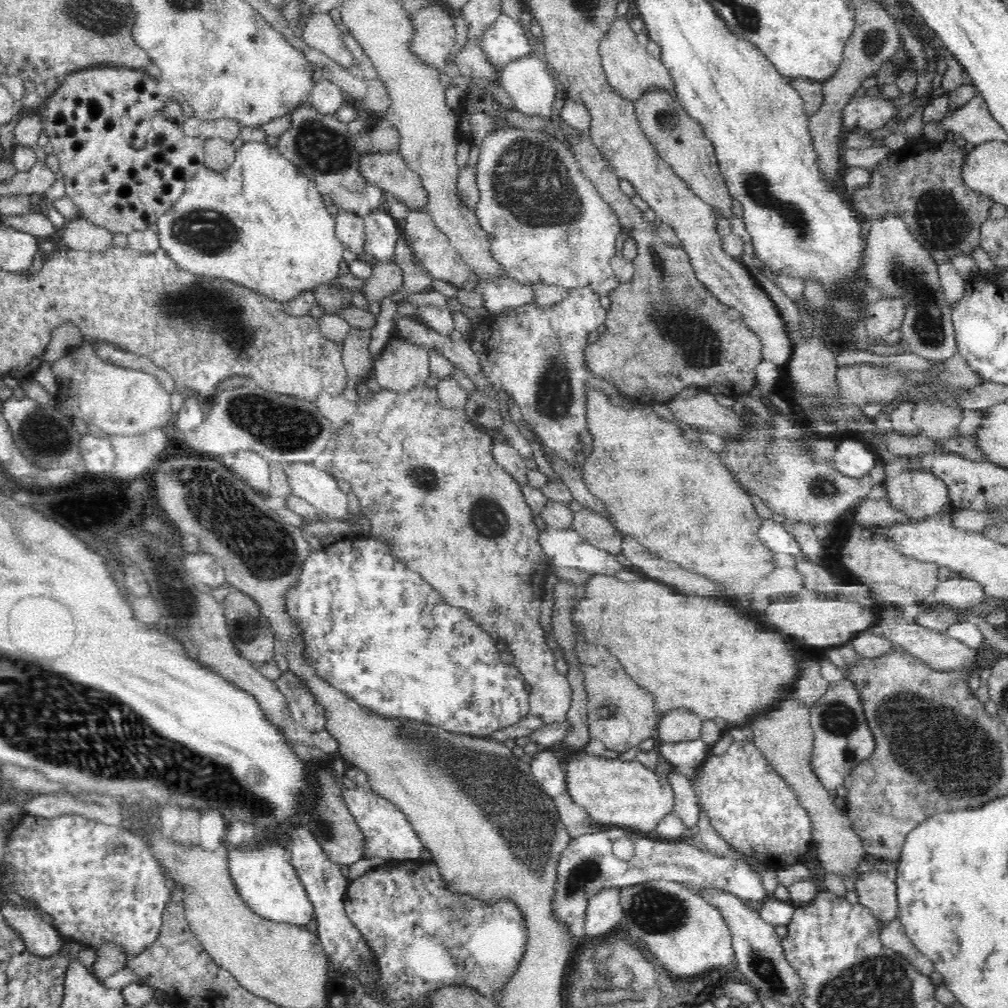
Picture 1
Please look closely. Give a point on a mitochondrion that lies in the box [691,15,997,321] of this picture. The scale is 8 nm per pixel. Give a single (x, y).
(942, 223)

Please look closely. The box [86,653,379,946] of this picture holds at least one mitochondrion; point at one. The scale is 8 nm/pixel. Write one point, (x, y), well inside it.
(119, 888)

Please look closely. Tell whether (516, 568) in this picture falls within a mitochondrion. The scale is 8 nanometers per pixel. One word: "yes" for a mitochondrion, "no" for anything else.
no

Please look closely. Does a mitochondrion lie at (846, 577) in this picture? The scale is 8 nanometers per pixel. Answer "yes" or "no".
no

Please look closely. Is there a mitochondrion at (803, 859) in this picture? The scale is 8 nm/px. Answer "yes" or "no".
no

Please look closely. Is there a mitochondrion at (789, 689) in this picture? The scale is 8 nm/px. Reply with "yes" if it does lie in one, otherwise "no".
no

